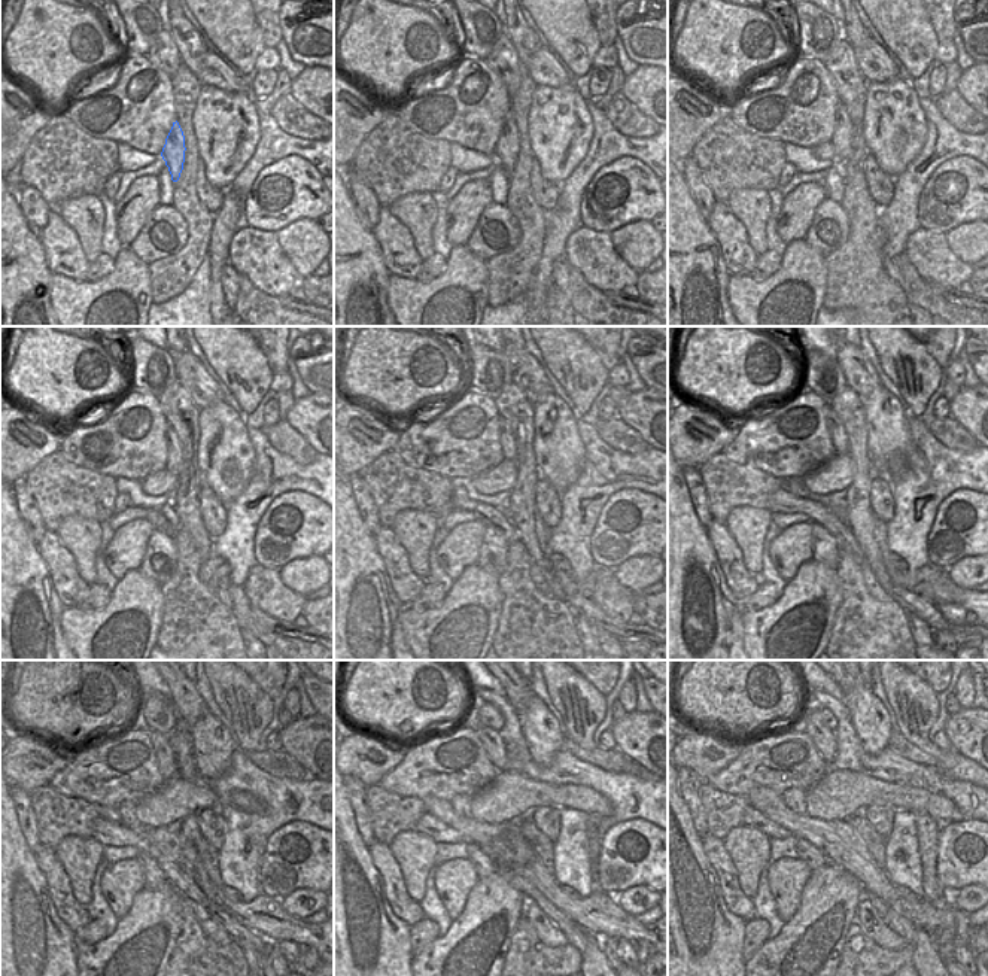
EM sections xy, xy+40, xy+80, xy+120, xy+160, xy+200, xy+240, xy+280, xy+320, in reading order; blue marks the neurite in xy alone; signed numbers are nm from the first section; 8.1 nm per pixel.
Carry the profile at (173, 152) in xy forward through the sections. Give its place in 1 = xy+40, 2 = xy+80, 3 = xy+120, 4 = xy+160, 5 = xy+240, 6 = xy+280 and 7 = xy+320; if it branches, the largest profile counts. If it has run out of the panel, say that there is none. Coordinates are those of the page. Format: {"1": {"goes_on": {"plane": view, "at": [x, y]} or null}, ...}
{"1": {"goes_on": {"plane": "xy+40", "at": [507, 146]}}, "2": {"goes_on": {"plane": "xy+80", "at": [842, 137]}}, "3": {"goes_on": {"plane": "xy+120", "at": [175, 458]}}, "4": {"goes_on": {"plane": "xy+160", "at": [508, 450]}}, "5": {"goes_on": {"plane": "xy+240", "at": [164, 754]}}, "6": {"goes_on": {"plane": "xy+280", "at": [492, 739]}}, "7": {"goes_on": {"plane": "xy+320", "at": [811, 721]}}}

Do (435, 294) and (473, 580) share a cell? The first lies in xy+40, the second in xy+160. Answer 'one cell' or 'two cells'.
one cell

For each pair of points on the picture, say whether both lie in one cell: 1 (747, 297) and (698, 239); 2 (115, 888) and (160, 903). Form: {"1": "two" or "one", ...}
{"1": "two", "2": "two"}

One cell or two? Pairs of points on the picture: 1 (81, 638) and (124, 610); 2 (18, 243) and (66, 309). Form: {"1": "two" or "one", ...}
{"1": "one", "2": "two"}

